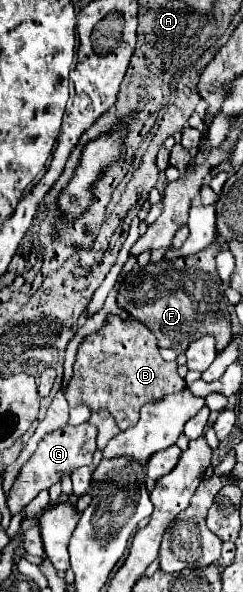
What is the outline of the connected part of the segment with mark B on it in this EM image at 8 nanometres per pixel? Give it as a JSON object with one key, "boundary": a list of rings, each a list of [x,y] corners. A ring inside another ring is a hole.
{"boundary":[[[108,315],[104,325],[86,335],[78,347],[74,375],[66,389],[66,401],[70,407],[88,405],[92,411],[108,409],[120,429],[128,429],[138,421],[140,407],[150,401],[158,401],[168,393],[182,391],[184,379],[176,373],[176,363],[166,363],[160,357],[154,333],[136,319],[122,319],[120,315]]]}

